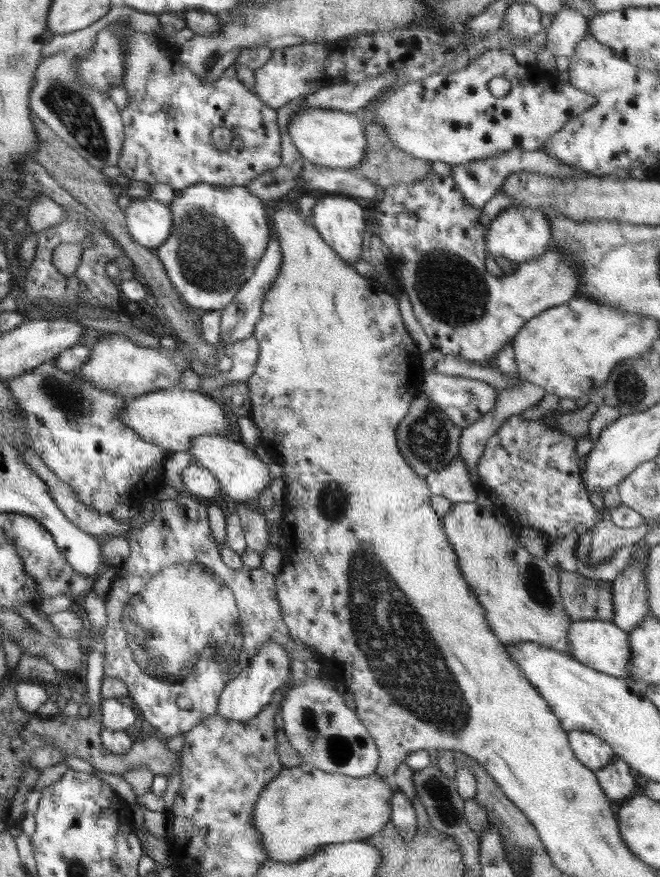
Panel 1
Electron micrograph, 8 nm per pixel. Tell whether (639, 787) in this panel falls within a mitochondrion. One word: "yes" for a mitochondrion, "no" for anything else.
no

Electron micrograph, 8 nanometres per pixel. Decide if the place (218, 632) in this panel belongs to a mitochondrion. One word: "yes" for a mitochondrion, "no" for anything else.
yes

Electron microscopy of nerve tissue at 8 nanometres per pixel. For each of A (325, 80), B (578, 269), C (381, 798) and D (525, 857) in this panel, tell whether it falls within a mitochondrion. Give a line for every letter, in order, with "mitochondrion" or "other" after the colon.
A: other
B: other
C: other
D: mitochondrion

